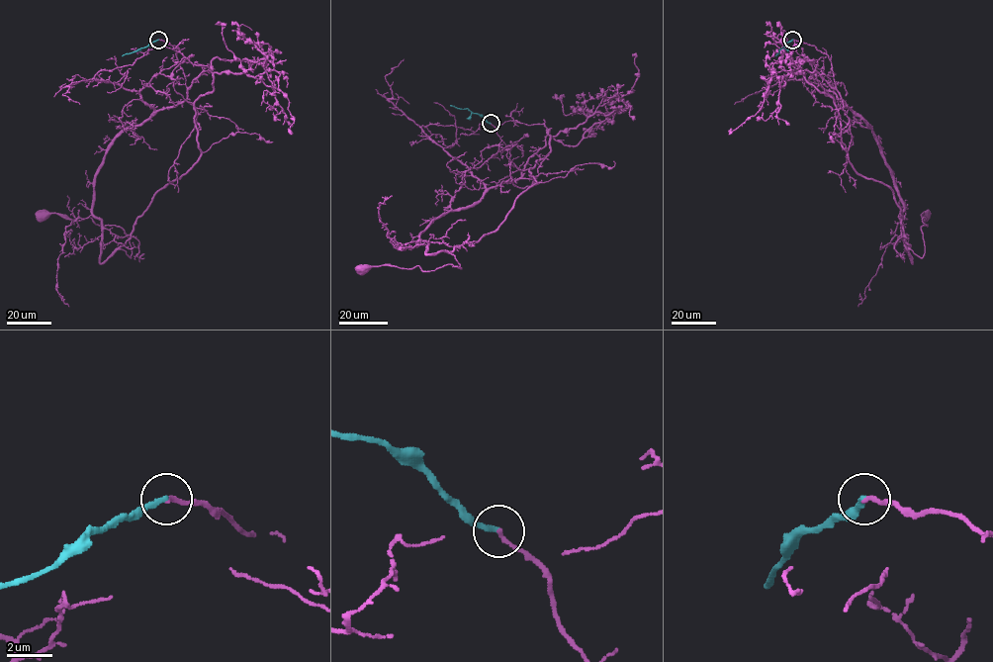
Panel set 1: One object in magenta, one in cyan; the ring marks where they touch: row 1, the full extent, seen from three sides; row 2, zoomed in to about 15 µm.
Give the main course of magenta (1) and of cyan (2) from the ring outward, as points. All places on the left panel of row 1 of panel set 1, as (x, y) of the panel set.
1: (158, 40), (187, 98), (127, 128), (95, 177), (92, 213), (131, 257), (121, 228), (42, 216)
2: (158, 40), (122, 55)

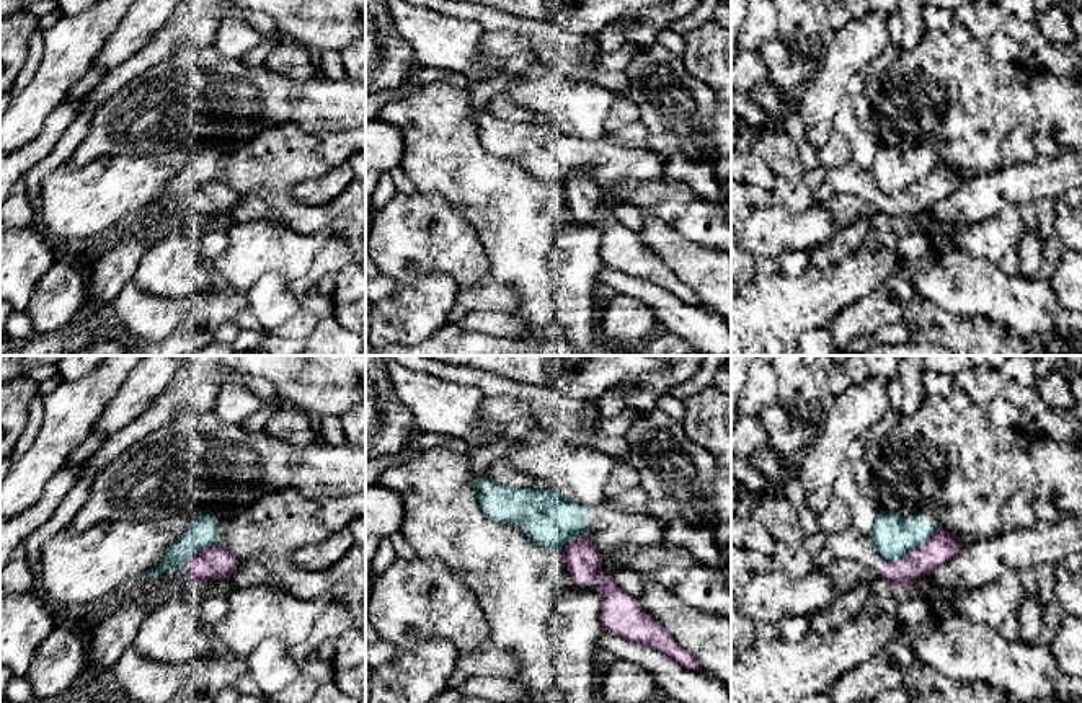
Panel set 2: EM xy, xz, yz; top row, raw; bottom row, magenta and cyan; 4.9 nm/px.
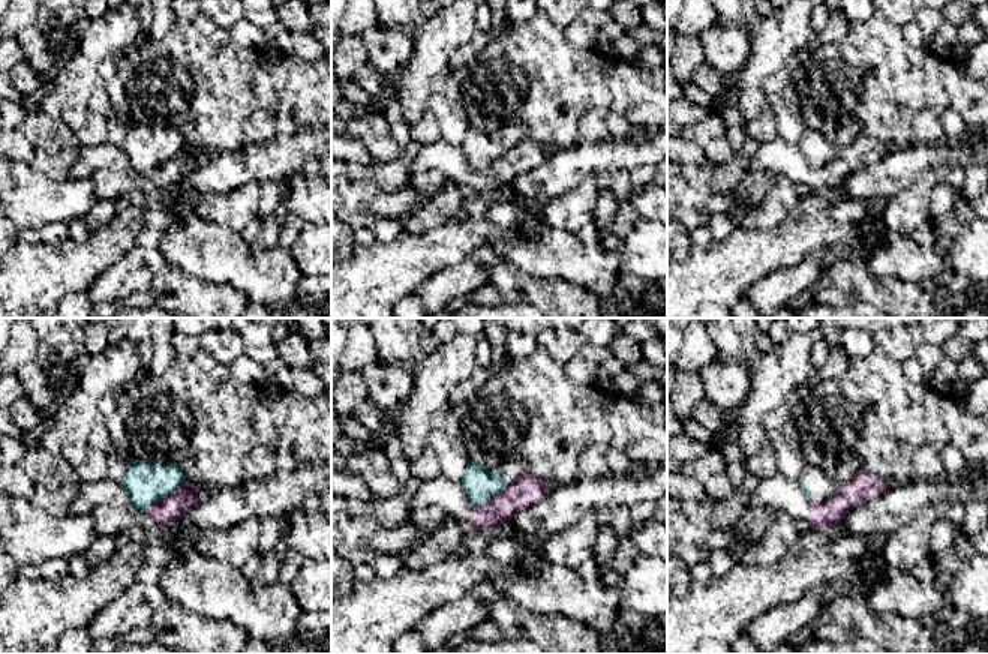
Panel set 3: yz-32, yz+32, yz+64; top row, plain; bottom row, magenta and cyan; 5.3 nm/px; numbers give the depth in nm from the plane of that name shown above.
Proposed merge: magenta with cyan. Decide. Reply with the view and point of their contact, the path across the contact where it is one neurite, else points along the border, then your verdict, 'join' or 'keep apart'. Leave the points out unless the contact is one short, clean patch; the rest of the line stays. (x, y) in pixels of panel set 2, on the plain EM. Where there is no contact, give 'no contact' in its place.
yz (911, 185) | keep apart

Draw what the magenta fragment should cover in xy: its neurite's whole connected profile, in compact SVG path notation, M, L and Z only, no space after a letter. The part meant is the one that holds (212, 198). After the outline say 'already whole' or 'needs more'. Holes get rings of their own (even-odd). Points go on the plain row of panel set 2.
M215 179L199 186L186 197L186 206L194 217L211 214L227 214L238 202L238 192L235 192L222 179Z; already whole

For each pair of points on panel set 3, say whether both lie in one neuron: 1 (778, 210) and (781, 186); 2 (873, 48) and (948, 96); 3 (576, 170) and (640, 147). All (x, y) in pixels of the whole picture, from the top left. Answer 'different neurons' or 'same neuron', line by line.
1: same neuron
2: same neuron
3: same neuron

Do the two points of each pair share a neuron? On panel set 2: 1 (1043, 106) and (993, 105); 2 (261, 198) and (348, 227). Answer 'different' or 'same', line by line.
1: same
2: same

